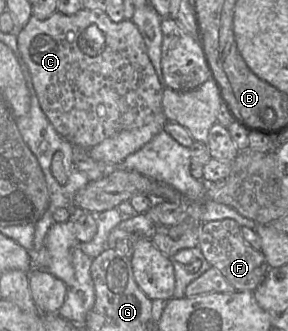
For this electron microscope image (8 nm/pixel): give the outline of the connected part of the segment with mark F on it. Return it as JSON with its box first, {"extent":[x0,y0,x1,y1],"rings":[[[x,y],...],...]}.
{"extent":[185,219,270,297],"rings":[[[232,219],[209,221],[200,226],[197,247],[211,268],[188,284],[185,289],[186,297],[215,292],[253,292],[264,280],[270,266],[263,253],[244,239],[241,228]]]}

